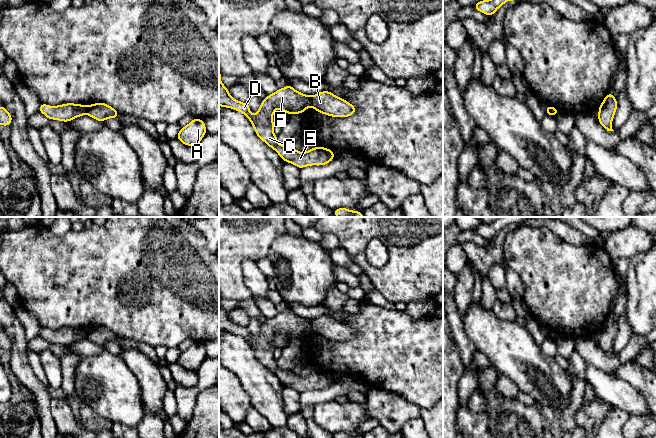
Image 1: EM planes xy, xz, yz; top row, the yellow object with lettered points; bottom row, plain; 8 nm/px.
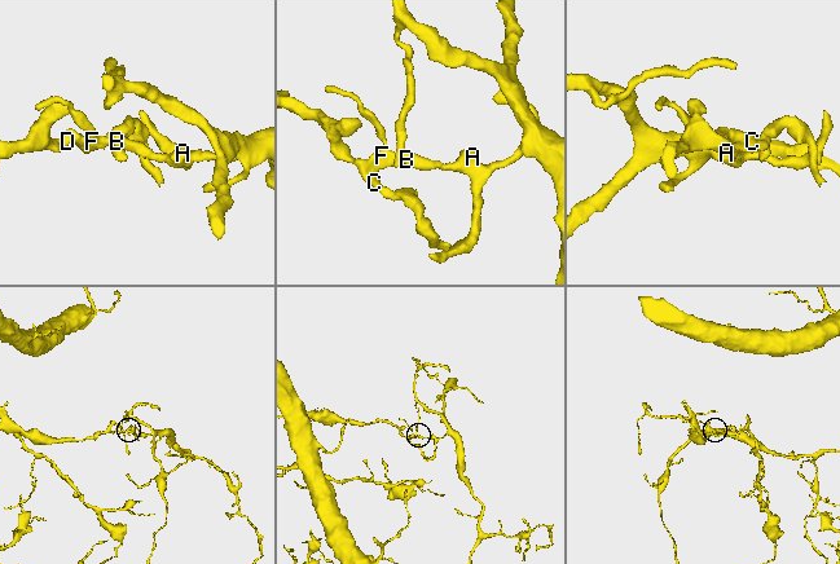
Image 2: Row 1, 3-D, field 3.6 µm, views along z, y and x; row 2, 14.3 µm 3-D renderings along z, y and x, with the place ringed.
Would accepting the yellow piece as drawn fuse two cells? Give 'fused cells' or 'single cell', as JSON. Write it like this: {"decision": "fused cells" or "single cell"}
{"decision": "fused cells"}

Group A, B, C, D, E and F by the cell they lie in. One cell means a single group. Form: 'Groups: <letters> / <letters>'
Groups: A B / C D E F

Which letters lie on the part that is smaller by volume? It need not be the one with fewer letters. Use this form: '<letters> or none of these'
C, D, E, F

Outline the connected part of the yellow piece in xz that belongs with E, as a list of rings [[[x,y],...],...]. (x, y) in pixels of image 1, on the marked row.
[[[219,70],[219,106],[242,112],[250,120],[257,136],[274,149],[284,162],[290,162],[302,169],[310,165],[326,165],[335,158],[334,151],[321,146],[301,153],[295,150],[293,146],[280,145],[273,132],[274,122],[272,118],[275,109],[283,110],[289,115],[300,114],[310,106],[310,96],[296,91],[289,84],[261,101],[257,114],[253,116],[247,103],[242,103],[229,95],[228,88],[220,81],[221,76]]]

